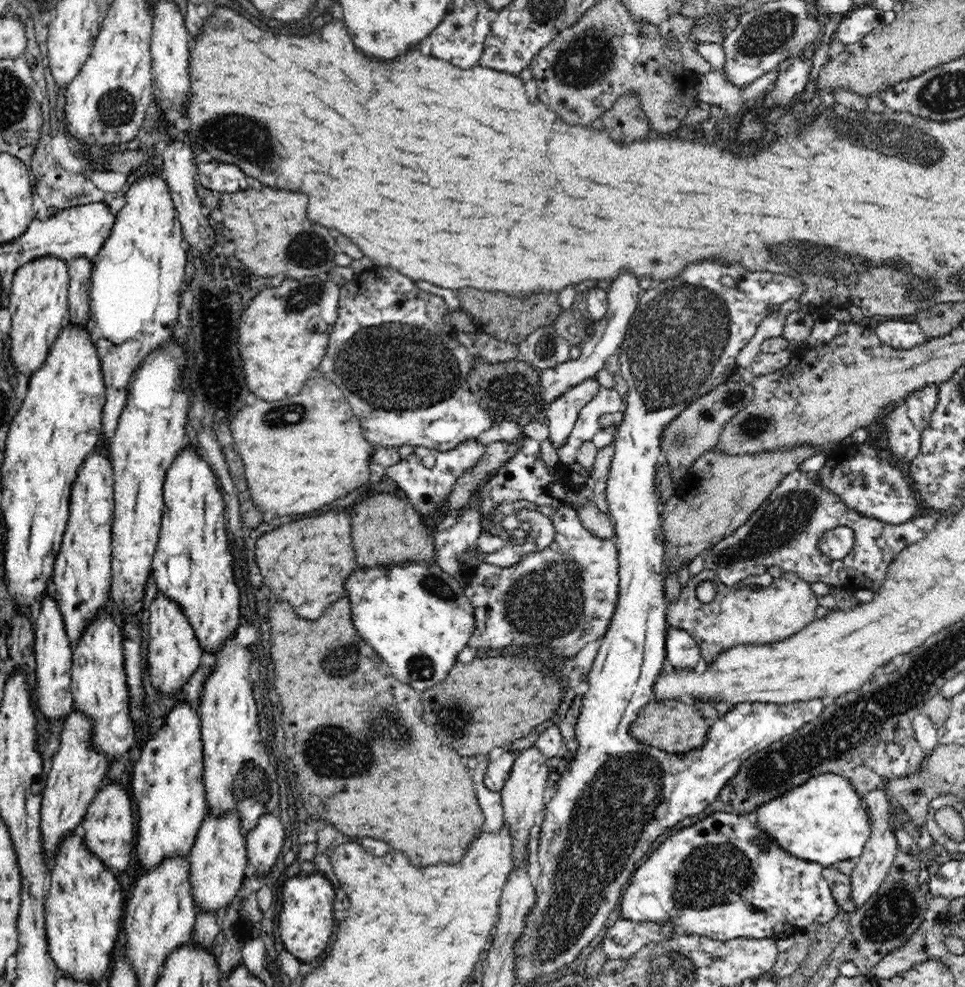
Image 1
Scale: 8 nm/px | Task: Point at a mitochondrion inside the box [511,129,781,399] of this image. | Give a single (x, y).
(547, 344)

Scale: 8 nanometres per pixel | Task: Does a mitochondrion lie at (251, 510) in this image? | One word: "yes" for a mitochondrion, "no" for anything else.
no

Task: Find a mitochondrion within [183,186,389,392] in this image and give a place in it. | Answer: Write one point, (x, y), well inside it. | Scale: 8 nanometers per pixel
(308, 250)

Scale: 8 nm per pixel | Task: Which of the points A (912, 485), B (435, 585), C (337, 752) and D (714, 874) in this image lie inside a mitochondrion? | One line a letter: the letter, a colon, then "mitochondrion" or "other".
A: other
B: mitochondrion
C: mitochondrion
D: mitochondrion

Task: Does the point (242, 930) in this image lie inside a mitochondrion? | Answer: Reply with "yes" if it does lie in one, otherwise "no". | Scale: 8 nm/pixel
no

